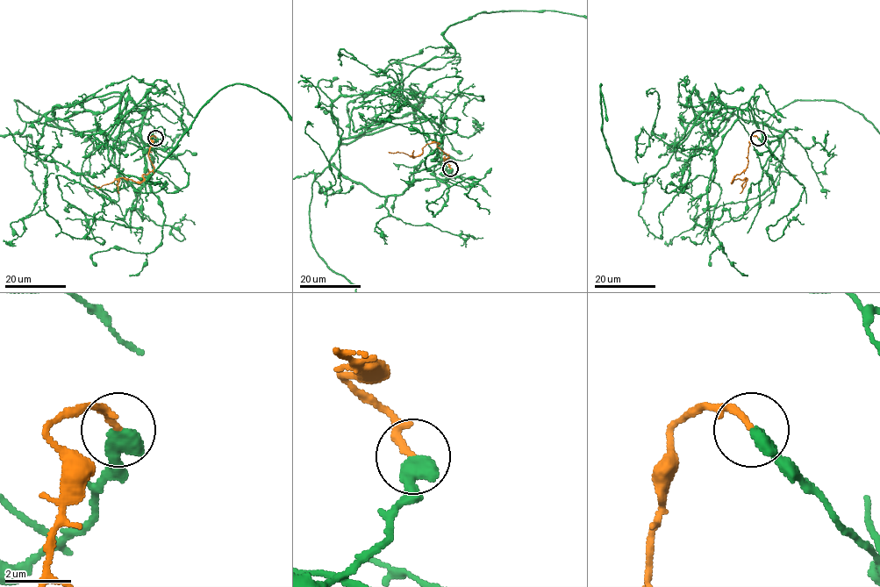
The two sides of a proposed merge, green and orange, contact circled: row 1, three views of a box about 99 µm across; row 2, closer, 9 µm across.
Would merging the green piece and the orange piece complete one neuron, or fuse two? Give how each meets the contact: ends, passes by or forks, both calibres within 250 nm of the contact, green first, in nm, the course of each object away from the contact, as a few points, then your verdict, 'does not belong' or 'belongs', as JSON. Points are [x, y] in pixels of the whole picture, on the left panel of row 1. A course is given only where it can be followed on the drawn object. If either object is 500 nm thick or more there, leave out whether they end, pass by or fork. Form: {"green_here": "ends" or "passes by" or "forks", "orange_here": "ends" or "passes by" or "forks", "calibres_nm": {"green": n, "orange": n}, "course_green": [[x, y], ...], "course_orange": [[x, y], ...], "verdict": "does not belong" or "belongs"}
{"calibres_nm": {"green": 550, "orange": 200}, "course_green": [[156, 138], [138, 131], [146, 110], [119, 117], [119, 93], [25, 122], [15, 100], [60, 129], [67, 168]], "course_orange": [[156, 138], [149, 138], [148, 155], [153, 169], [142, 175], [141, 181], [122, 177], [98, 188], [93, 185]], "verdict": "belongs"}

